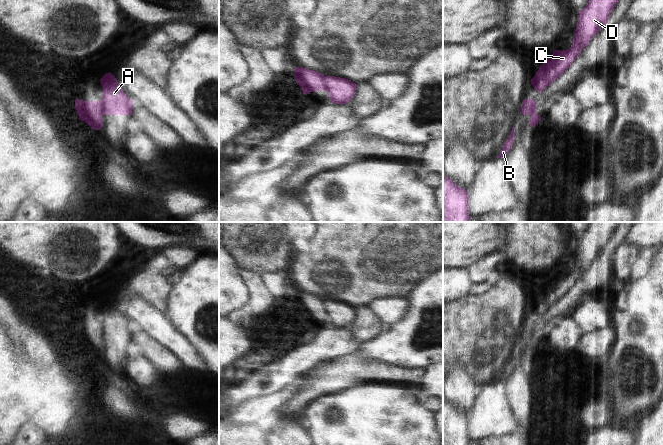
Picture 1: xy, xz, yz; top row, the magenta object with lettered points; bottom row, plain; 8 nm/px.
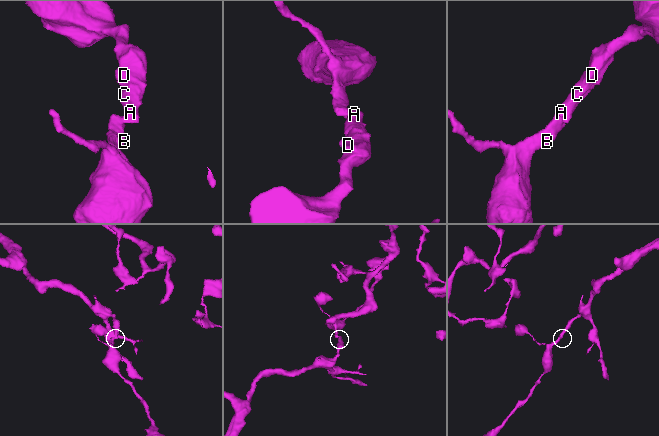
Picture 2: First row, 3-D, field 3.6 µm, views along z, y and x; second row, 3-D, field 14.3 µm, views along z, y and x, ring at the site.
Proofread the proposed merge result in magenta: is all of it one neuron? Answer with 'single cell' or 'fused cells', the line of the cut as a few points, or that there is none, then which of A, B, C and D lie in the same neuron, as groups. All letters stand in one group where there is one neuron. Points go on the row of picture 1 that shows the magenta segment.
fused cells | xz (323, 76), (323, 85), (326, 90) | A C D / B

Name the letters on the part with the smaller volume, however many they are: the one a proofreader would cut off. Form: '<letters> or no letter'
B

